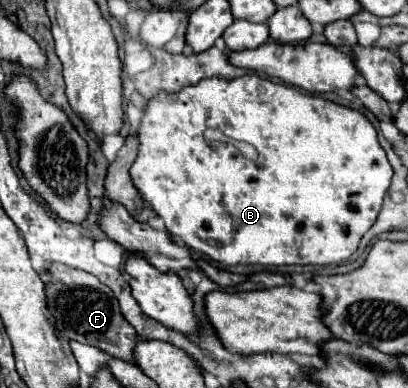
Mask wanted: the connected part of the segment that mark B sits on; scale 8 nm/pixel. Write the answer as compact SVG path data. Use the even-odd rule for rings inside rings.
M242 75L236 79L220 79L220 77L208 77L202 79L198 85L182 87L176 93L164 93L160 91L156 97L152 97L144 109L144 115L140 119L140 127L136 131L138 137L138 155L130 167L130 177L134 187L138 189L142 201L152 207L152 211L164 219L168 233L182 237L182 241L204 253L216 263L222 263L226 267L232 265L330 265L340 263L348 259L362 239L362 235L374 225L380 209L382 199L390 187L392 179L392 167L386 159L384 149L378 143L376 129L372 123L360 113L350 107L338 105L334 101L302 93L300 89L294 89L290 85L284 85L274 79L264 79L258 75ZM236 143L250 143L256 147L258 157L246 159Z

